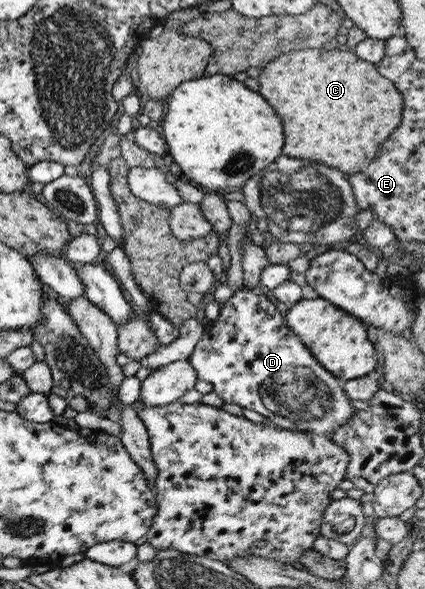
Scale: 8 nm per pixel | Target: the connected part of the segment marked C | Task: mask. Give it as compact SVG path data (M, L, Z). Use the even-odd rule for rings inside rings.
M300 49L286 54L281 54L267 62L257 77L258 92L268 101L275 113L280 116L282 123L282 132L284 133L284 142L286 148L282 146L282 154L290 156L290 158L308 158L310 160L322 163L324 166L339 170L344 175L362 170L376 156L379 144L398 126L401 119L402 97L398 89L388 80L384 78L377 70L376 65L366 62L358 58L353 50L347 49L342 51L339 49L324 50L324 49Z

